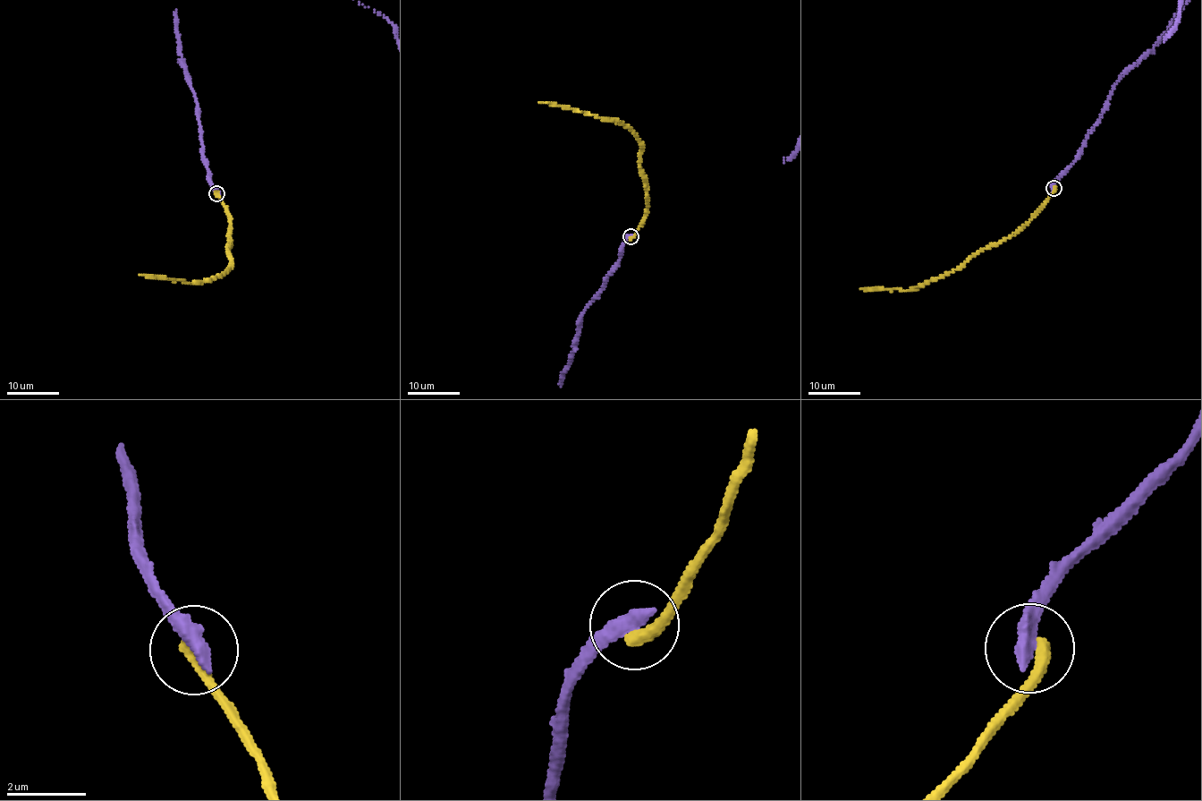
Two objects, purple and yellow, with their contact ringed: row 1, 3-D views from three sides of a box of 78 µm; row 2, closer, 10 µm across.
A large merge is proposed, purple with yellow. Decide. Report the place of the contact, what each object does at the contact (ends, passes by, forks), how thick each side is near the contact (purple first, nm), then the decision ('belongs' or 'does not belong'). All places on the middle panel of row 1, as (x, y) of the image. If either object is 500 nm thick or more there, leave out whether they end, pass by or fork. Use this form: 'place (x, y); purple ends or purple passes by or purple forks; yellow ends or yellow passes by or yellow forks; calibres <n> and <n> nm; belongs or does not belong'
place (630, 236); purple ends; yellow ends; calibres 440 and 360 nm; does not belong

